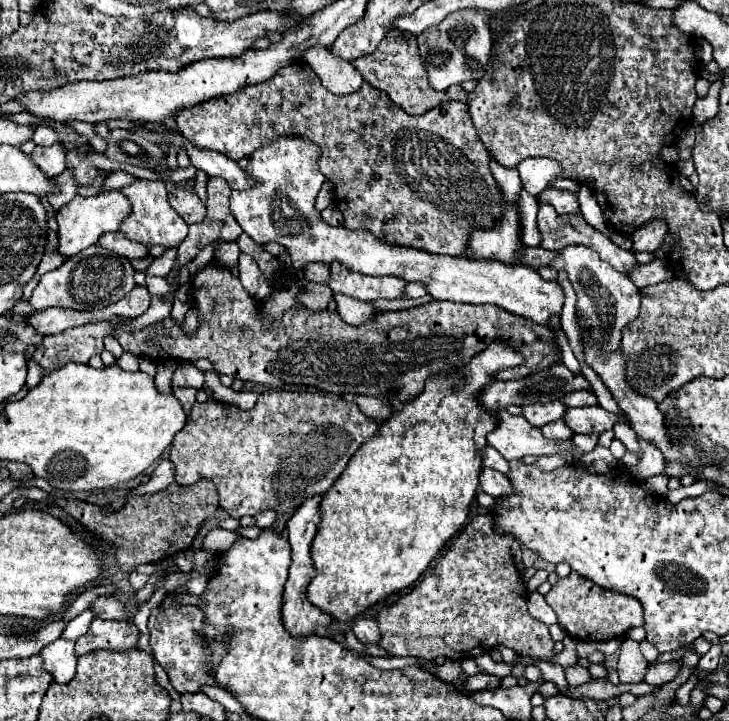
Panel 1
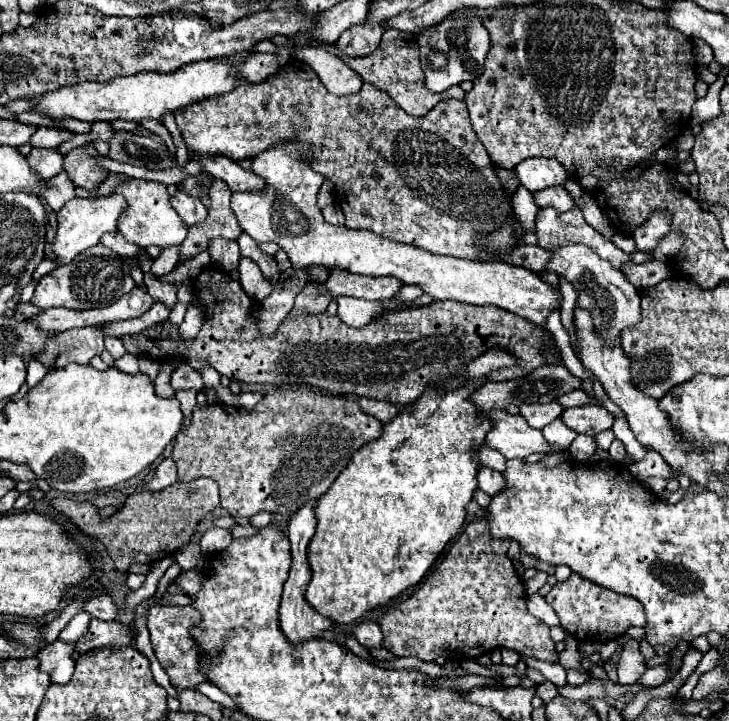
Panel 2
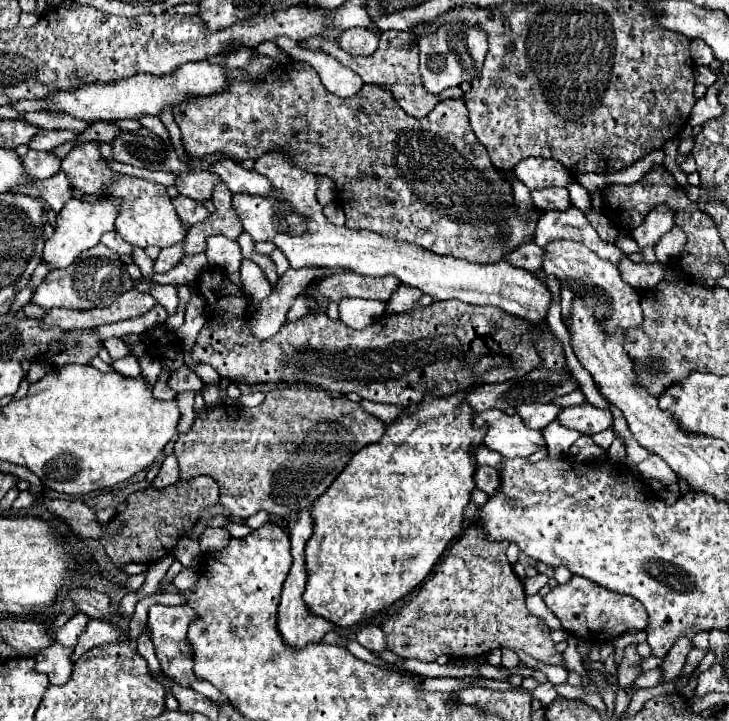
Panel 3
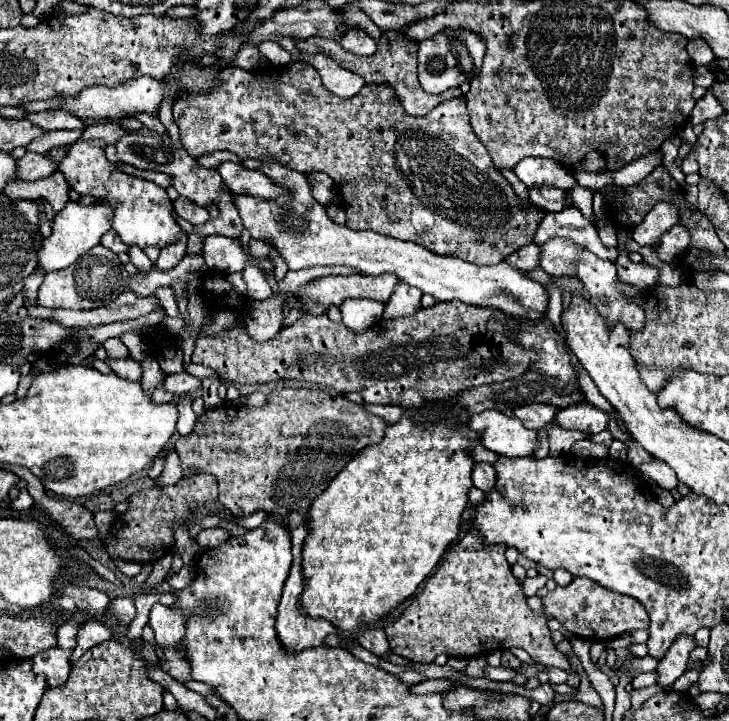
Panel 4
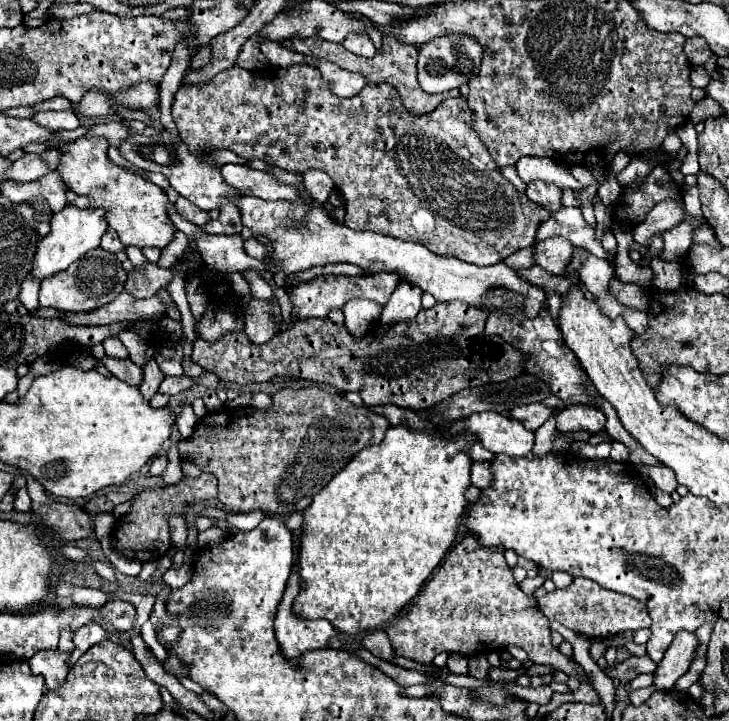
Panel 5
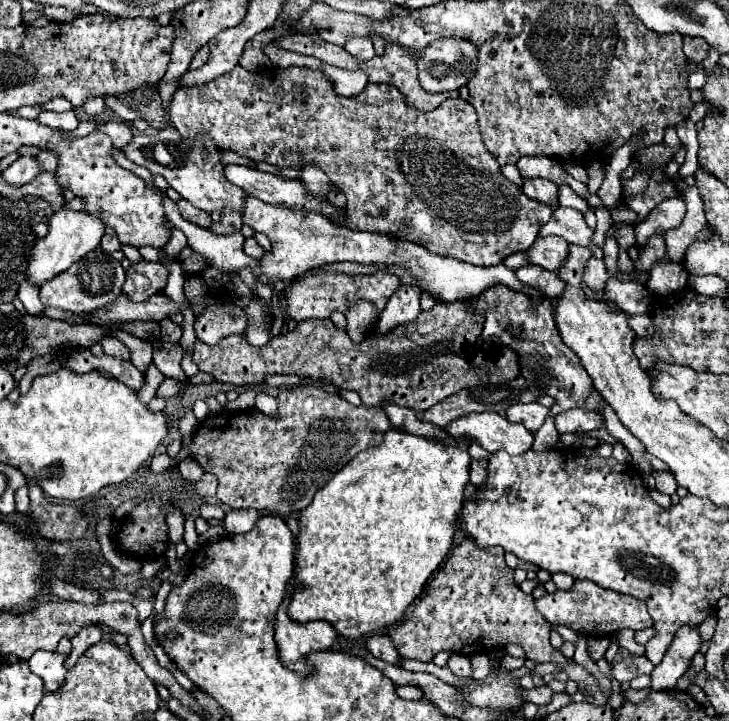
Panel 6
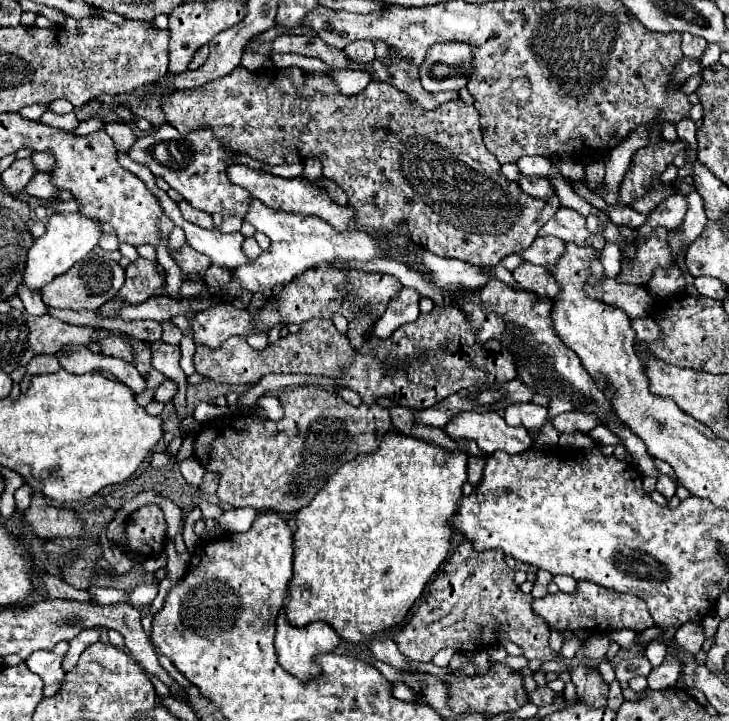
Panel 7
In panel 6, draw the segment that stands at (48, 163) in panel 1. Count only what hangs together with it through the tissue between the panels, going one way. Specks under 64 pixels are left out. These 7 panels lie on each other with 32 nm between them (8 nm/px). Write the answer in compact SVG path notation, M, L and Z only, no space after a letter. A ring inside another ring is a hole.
M20 156L14 164L8 166L8 170L4 170L4 180L12 186L22 186L26 182L32 182L42 172L46 170L34 156Z

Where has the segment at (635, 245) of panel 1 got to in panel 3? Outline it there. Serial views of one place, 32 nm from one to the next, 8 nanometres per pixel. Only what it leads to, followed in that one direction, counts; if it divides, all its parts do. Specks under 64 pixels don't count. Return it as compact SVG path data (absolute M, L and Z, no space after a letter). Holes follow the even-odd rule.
M656 206L656 210L652 214L648 214L648 218L644 220L644 224L632 232L632 238L636 240L638 248L644 250L646 246L656 246L656 242L672 226L674 226L672 214L668 214L668 210L664 210L664 206Z

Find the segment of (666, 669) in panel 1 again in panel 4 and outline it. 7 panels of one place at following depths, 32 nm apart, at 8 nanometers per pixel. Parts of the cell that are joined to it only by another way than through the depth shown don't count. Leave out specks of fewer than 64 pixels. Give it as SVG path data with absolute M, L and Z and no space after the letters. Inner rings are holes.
M644 672L644 674L638 674L634 680L632 680L632 688L646 688L646 686L654 686L658 682L658 672Z

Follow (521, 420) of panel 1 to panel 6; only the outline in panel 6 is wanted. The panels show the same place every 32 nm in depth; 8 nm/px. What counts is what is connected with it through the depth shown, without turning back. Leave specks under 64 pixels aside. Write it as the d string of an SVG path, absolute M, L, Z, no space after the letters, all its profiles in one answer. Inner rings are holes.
M480 412L458 418L448 426L448 434L454 438L470 436L488 452L508 452L510 456L526 454L532 448L532 432L520 424L508 422L496 412Z

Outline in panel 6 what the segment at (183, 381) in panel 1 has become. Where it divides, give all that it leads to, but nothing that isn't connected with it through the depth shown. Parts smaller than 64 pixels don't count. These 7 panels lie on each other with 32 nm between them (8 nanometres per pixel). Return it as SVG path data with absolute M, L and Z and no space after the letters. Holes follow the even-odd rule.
M166 378L166 380L160 384L160 388L158 388L158 396L162 396L162 398L172 398L172 396L176 396L186 384L188 384L186 380L178 382L178 380L174 380L174 378Z

